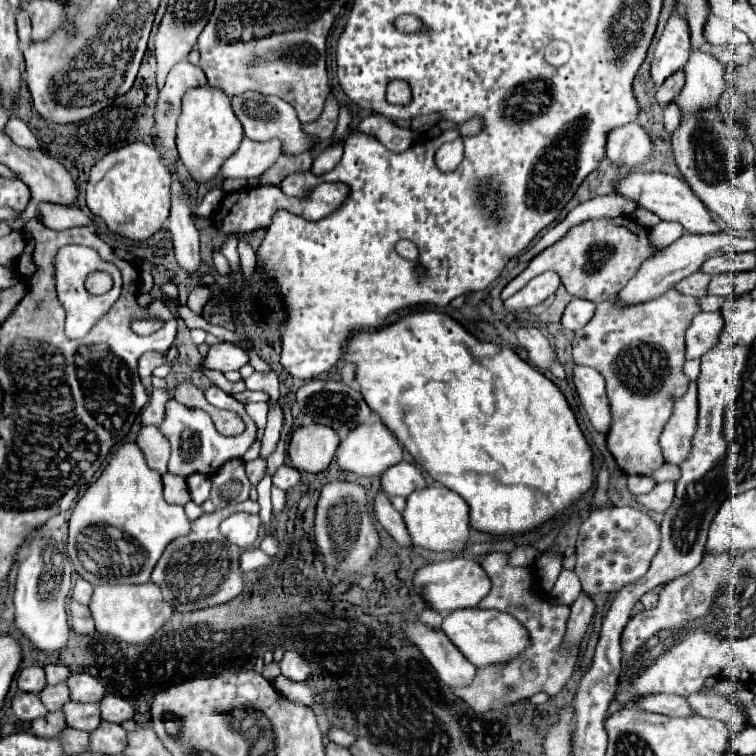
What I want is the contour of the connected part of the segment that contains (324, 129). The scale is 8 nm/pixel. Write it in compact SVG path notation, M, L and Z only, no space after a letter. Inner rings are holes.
M330 94L326 98L326 106L324 106L324 112L320 114L320 118L312 124L304 124L304 132L310 134L310 136L318 136L318 138L328 140L332 136L334 128L336 128L338 114L340 114L340 104L334 98L334 94Z

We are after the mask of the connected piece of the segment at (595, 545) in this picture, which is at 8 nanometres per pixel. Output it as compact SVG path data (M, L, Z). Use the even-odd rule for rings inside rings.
M596 508L582 522L576 540L576 574L582 584L582 592L588 596L618 592L626 584L642 578L658 544L662 542L660 526L642 510L626 508Z

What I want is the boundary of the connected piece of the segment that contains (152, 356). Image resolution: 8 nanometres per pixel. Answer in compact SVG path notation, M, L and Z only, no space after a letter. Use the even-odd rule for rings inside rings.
M146 352L142 358L140 358L140 366L138 366L138 374L142 378L142 382L148 386L150 384L150 376L152 376L152 370L160 364L164 364L164 354L158 354L158 352Z

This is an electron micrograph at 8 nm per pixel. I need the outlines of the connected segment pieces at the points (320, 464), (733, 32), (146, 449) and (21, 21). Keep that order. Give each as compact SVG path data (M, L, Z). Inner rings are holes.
M322 424L296 428L290 438L288 456L300 472L322 472L334 458L338 448L338 434Z
M710 14L708 22L706 22L706 40L710 44L728 44L728 42L744 42L744 34L740 30L736 30L734 24L724 22L720 18L716 18L714 14Z
M142 426L138 432L138 446L144 452L148 466L158 470L160 474L166 472L166 464L170 458L170 442L162 436L158 426Z
M26 12L16 14L16 26L18 26L18 38L24 46L30 44L30 18Z

